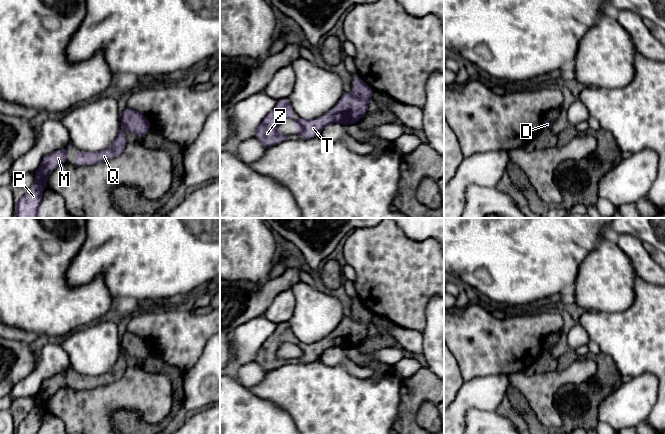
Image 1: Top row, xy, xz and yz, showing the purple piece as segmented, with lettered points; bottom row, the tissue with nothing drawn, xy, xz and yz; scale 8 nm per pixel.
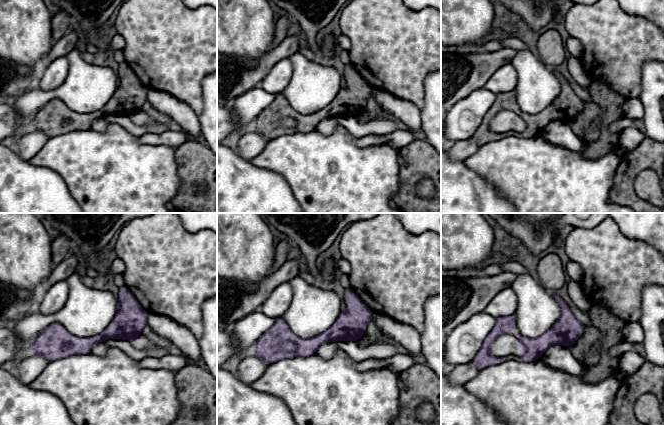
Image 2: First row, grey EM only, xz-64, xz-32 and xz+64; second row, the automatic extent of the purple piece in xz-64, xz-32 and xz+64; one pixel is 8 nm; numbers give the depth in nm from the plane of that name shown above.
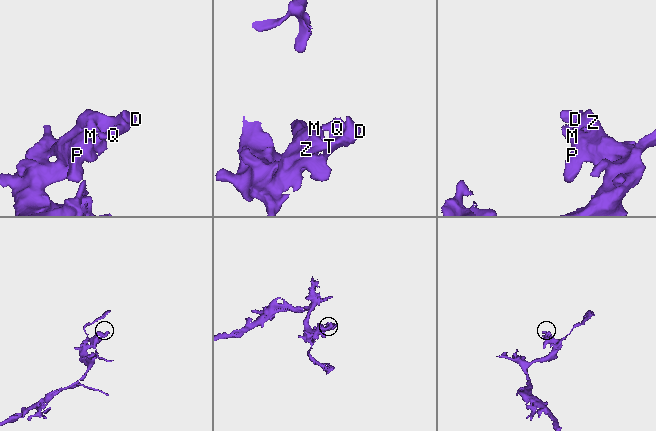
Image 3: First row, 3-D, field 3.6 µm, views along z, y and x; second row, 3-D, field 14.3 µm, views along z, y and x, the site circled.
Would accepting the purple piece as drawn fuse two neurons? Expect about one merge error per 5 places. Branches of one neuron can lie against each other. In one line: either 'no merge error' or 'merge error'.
no merge error

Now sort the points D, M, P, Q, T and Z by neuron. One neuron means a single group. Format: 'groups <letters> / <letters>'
groups D M P Q T Z

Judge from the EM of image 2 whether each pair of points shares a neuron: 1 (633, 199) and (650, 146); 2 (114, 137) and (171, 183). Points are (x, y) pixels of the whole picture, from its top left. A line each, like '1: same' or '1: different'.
1: same
2: same

